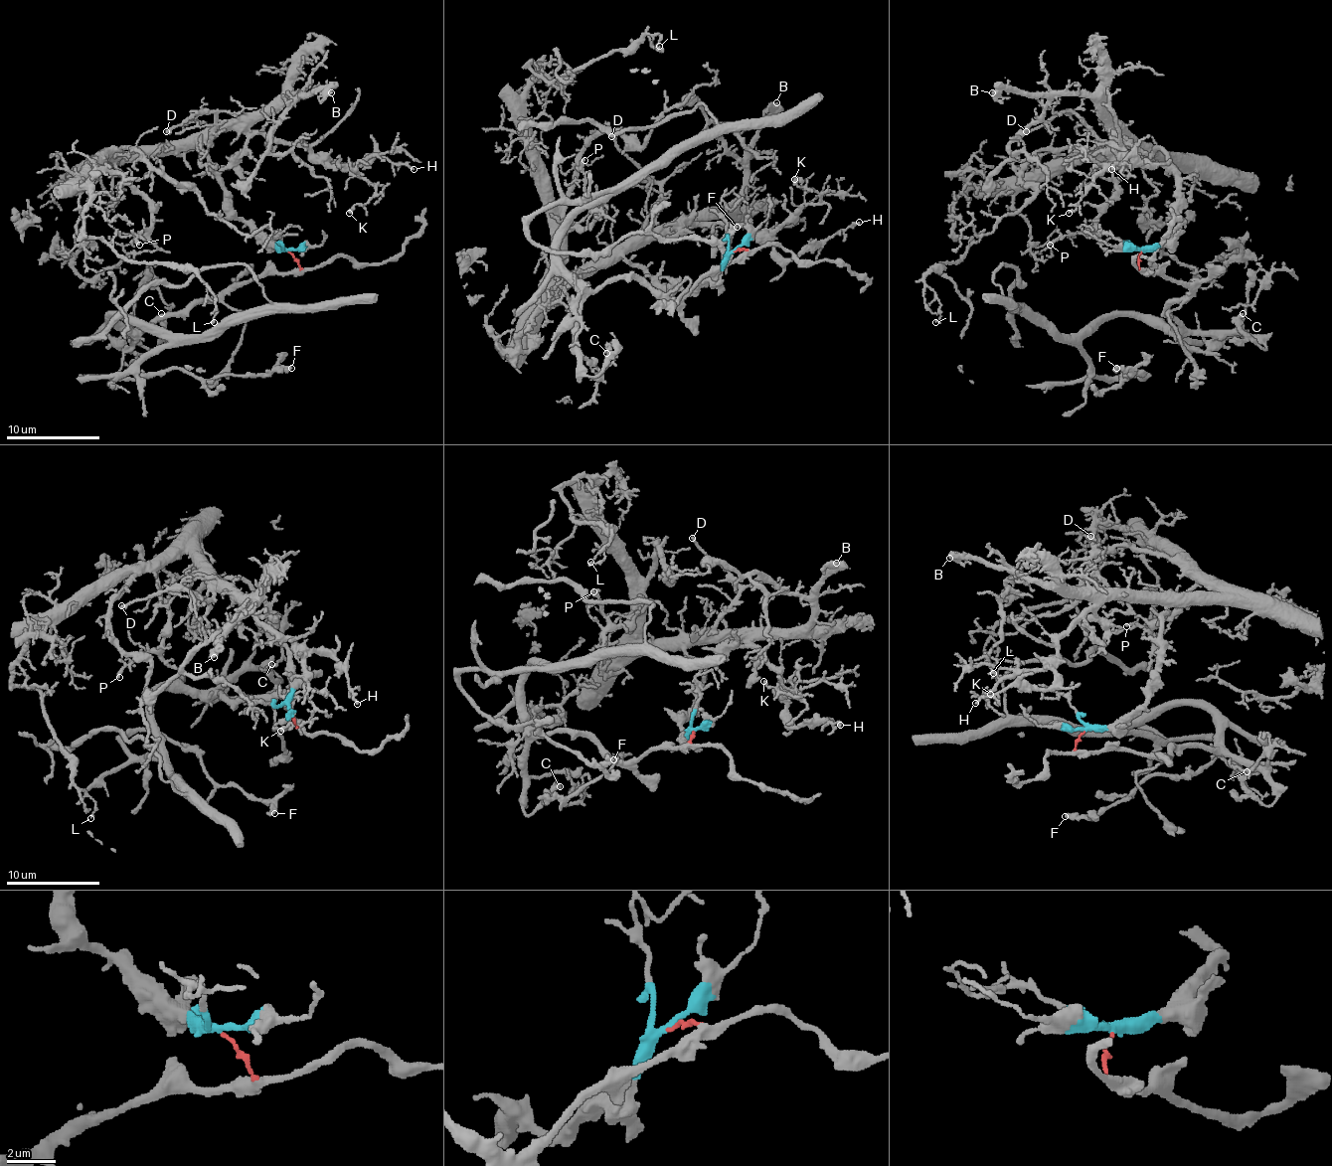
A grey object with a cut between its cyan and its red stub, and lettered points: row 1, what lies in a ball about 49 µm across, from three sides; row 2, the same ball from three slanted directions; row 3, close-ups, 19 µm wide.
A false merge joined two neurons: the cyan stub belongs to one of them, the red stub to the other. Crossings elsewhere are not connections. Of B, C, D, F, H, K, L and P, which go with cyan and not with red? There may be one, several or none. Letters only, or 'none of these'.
B, D, H, K, L, P

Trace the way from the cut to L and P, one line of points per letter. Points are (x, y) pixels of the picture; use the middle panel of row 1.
L: (733, 250), (688, 290), (620, 257), (564, 269), (528, 63), (554, 82), (643, 35), (660, 47)
P: (733, 250), (688, 290), (655, 281), (596, 237), (601, 204), (578, 223), (596, 216), (584, 159)

